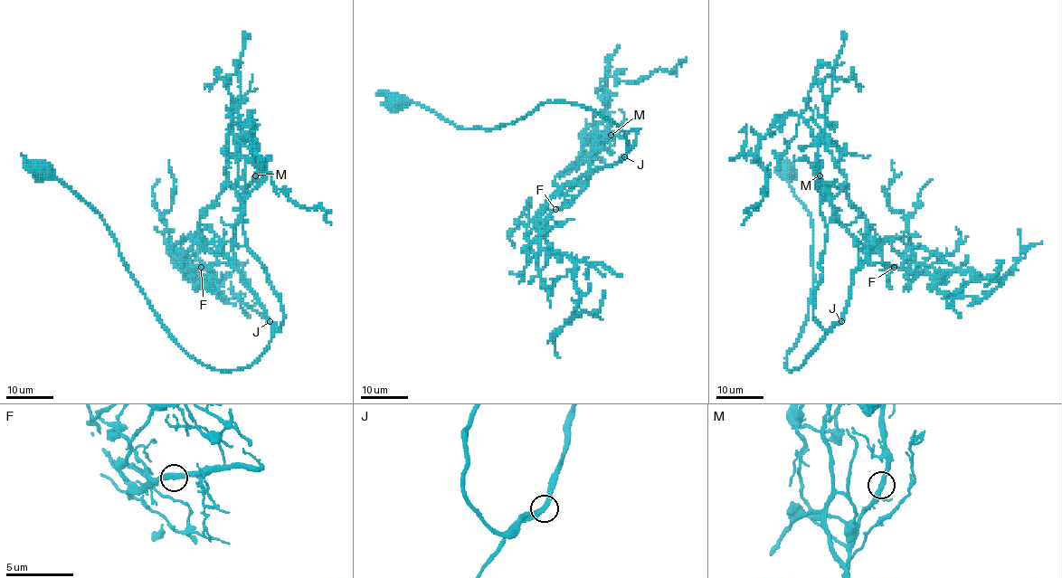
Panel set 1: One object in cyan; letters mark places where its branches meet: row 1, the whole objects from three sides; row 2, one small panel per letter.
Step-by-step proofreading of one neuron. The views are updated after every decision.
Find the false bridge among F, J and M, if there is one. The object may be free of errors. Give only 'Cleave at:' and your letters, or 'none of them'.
Cleave at: none of them

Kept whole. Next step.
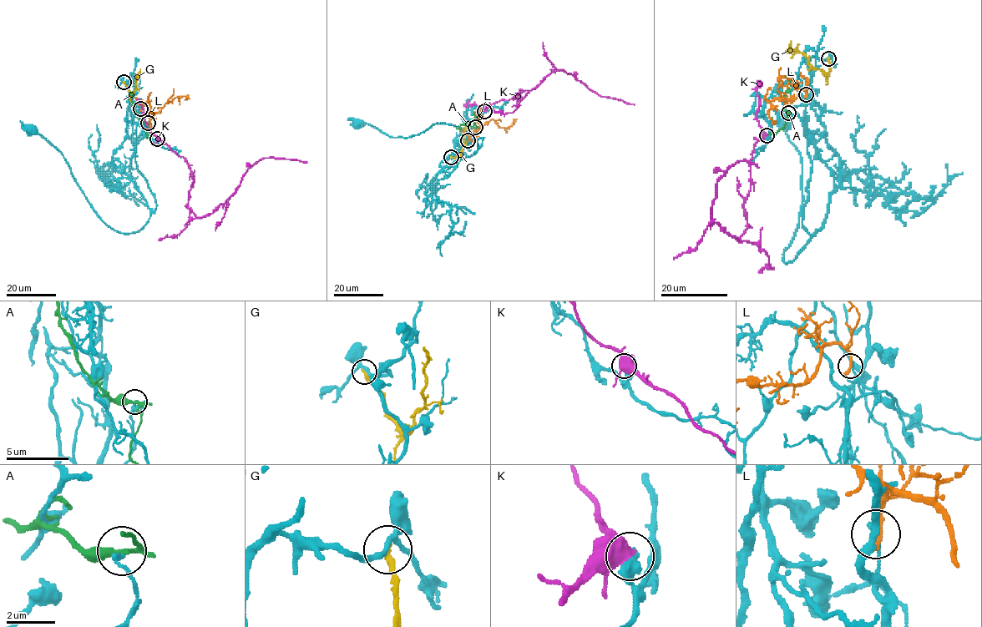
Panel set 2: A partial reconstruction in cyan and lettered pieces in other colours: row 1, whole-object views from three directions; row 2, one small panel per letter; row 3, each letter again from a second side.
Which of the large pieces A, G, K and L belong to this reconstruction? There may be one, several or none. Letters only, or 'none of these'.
none of these

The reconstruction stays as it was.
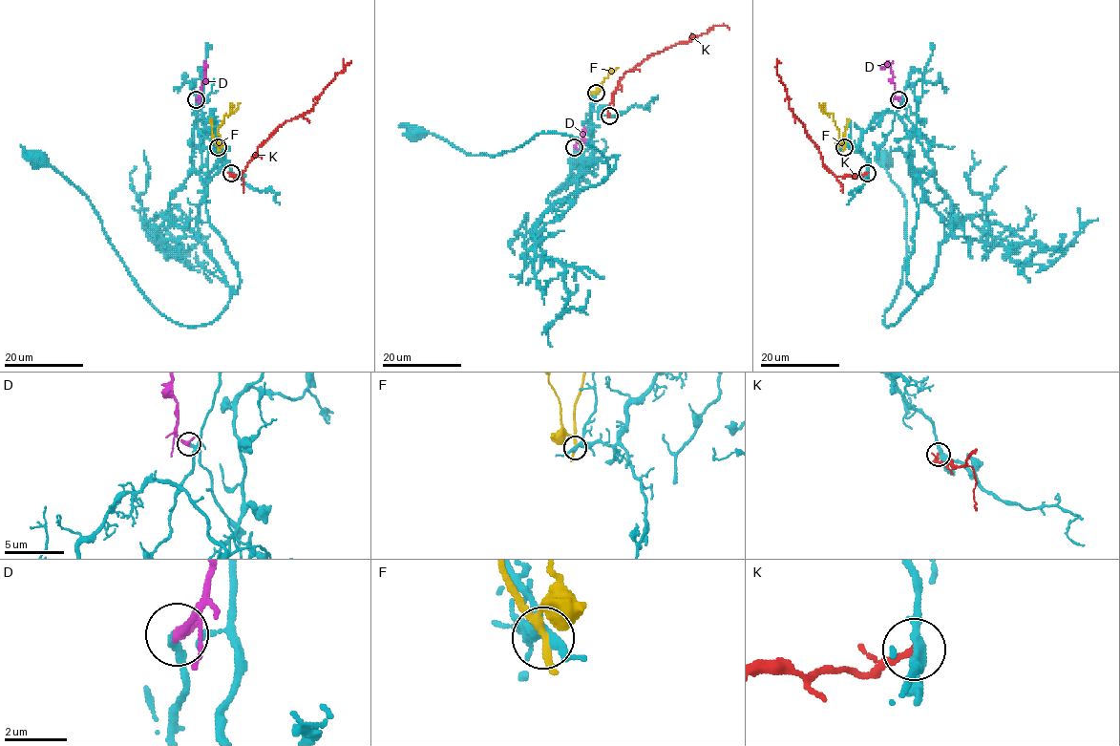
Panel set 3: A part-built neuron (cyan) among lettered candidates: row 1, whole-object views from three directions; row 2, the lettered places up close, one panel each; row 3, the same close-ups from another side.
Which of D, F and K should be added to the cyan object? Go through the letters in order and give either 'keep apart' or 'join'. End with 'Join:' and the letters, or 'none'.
D: join
F: keep apart
K: keep apart
Join: D

